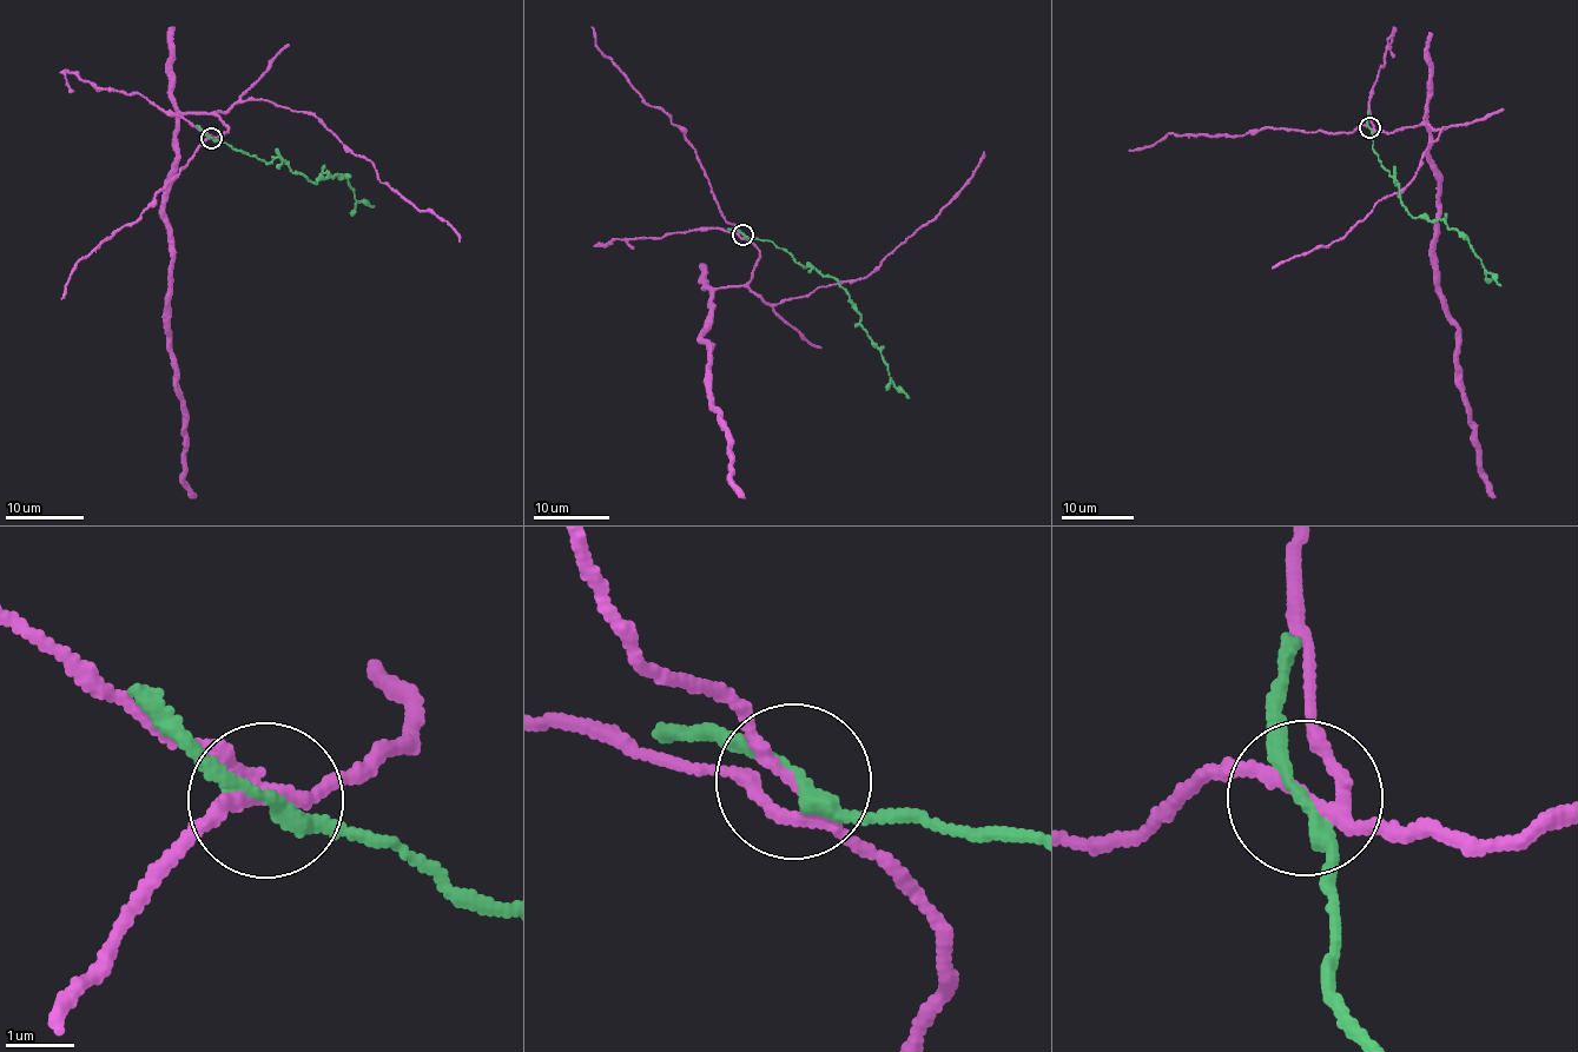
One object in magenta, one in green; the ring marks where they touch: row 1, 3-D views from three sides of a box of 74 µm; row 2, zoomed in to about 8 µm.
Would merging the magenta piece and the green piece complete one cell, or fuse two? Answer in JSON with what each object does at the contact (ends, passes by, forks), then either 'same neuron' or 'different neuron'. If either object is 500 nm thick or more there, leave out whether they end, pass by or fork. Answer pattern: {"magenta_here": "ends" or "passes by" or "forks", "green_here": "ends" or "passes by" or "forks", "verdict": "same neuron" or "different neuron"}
{"magenta_here": "forks", "green_here": "passes by", "verdict": "different neuron"}

